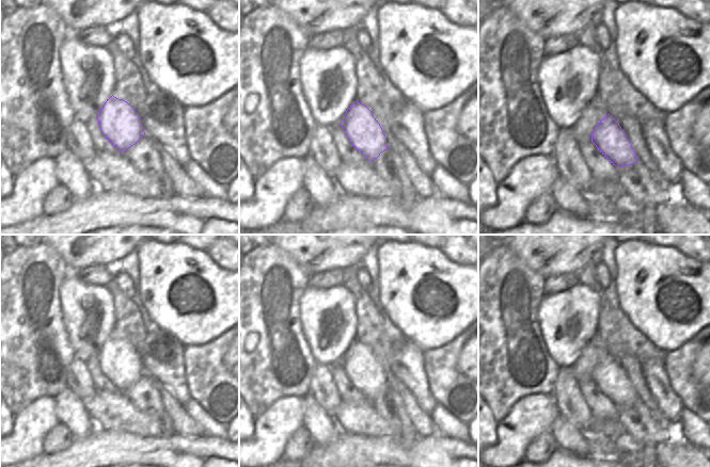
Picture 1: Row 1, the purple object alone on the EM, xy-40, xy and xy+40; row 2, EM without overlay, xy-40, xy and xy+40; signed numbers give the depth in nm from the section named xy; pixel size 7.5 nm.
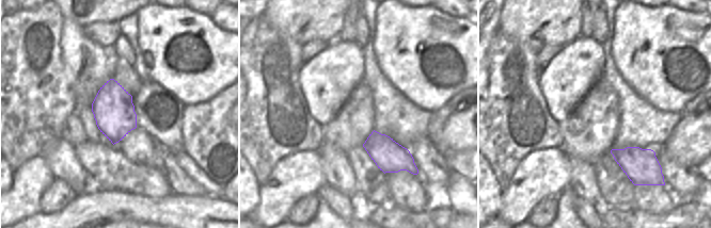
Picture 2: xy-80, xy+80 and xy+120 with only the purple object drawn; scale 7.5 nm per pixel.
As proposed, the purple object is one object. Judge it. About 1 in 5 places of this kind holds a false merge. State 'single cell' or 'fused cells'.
single cell

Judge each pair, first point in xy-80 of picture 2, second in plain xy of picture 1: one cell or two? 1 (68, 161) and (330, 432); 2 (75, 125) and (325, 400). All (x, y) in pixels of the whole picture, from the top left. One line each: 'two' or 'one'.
1: one
2: one

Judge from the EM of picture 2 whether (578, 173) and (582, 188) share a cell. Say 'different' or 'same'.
same

